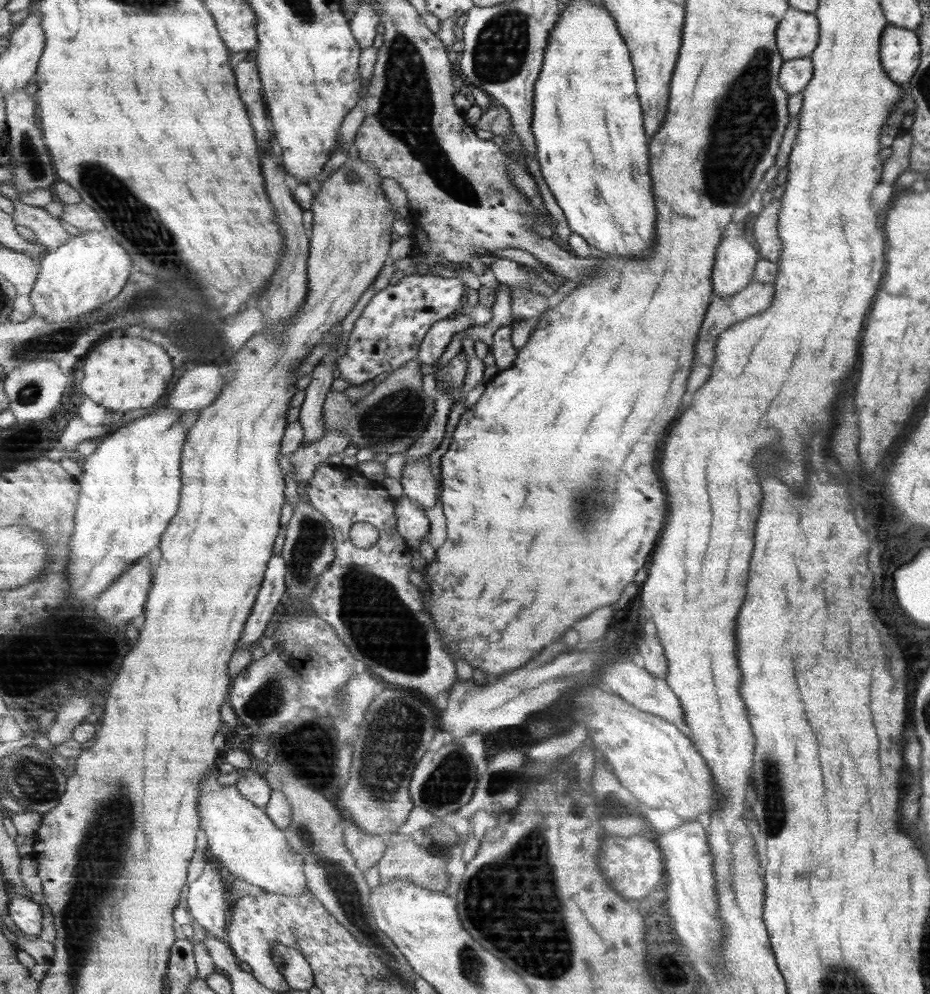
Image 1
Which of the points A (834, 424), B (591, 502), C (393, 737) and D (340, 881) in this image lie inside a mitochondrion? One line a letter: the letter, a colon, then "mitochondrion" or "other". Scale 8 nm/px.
A: other
B: mitochondrion
C: mitochondrion
D: mitochondrion

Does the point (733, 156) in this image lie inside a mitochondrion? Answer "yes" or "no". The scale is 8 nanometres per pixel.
yes

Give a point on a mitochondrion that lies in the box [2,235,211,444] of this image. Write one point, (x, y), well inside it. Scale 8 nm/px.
(65, 338)

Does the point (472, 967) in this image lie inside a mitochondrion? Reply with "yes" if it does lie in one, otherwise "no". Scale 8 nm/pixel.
yes

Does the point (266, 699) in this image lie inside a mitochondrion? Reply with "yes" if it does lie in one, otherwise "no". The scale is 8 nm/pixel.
yes

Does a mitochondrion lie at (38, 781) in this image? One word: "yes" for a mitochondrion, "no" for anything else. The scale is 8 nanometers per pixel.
yes

